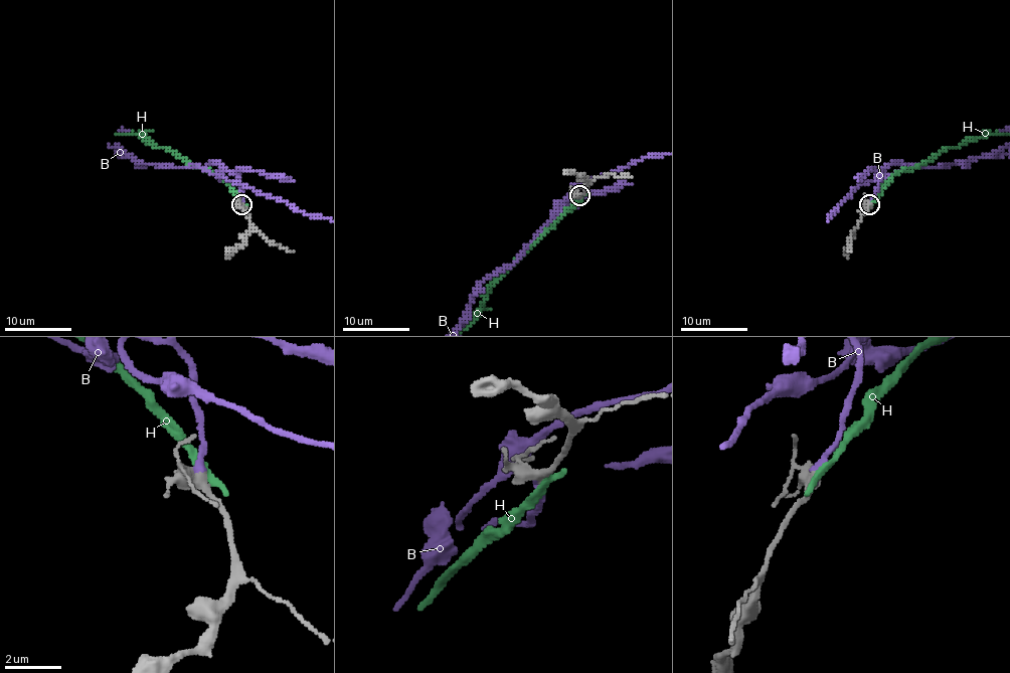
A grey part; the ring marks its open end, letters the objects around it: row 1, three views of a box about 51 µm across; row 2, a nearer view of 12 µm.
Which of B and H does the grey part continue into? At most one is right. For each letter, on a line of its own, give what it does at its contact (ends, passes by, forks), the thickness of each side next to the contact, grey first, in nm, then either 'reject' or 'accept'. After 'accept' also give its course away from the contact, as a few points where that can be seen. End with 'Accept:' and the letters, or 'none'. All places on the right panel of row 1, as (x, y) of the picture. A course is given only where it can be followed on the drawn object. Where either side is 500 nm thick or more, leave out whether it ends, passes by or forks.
B: it ends | 360/240 nm | accept
H: it ends | 320/320 nm | reject
Accept: B

